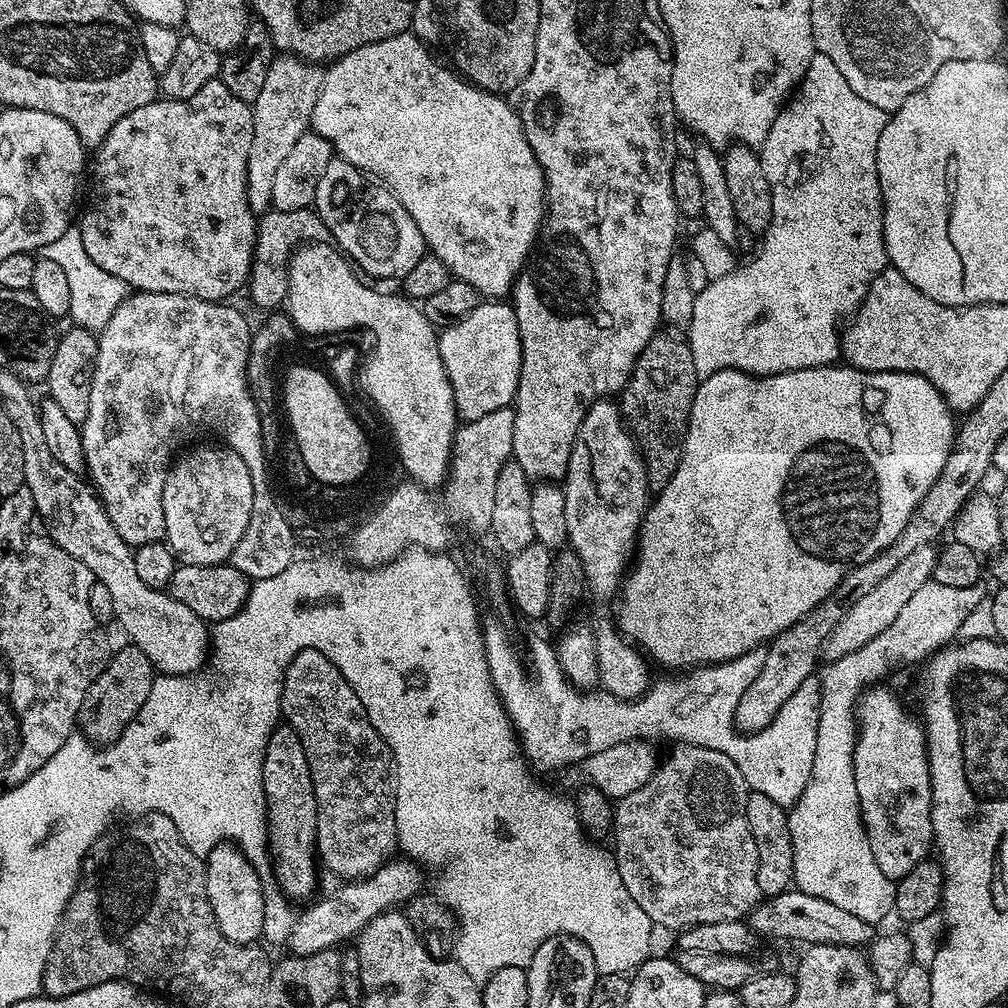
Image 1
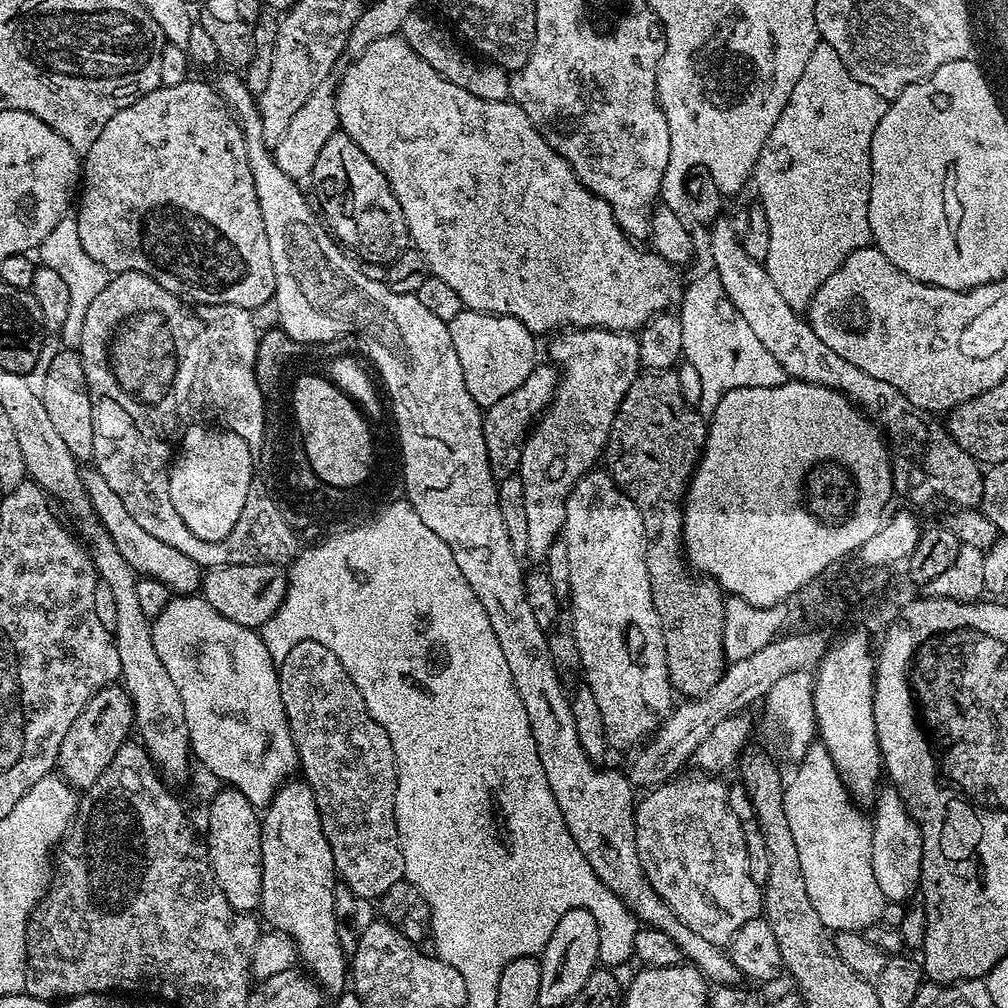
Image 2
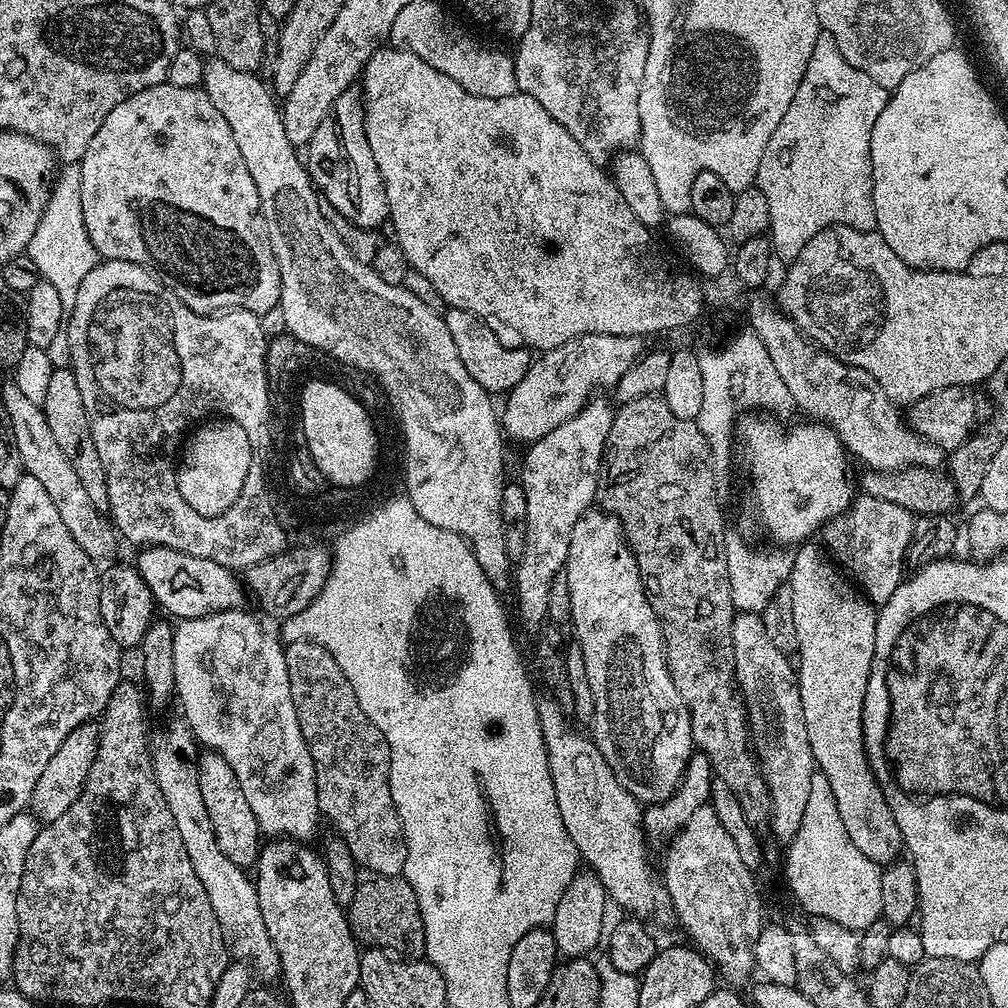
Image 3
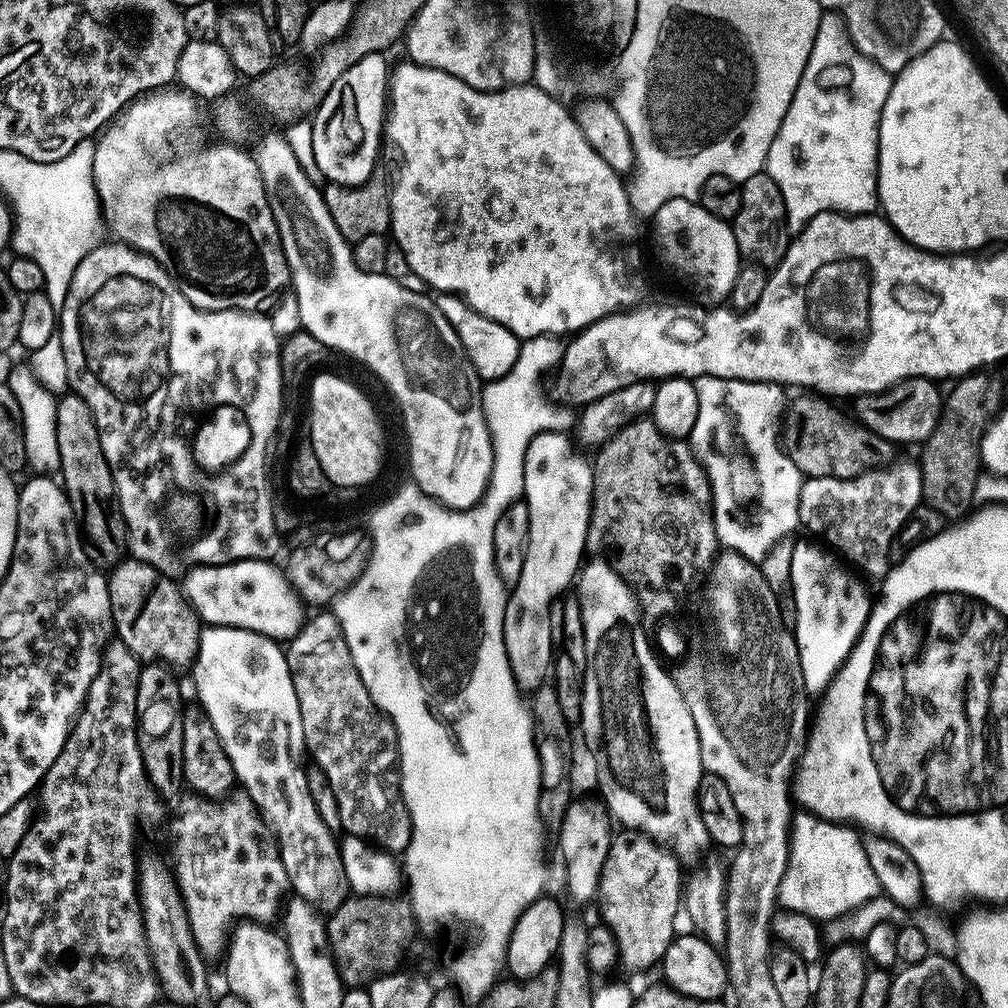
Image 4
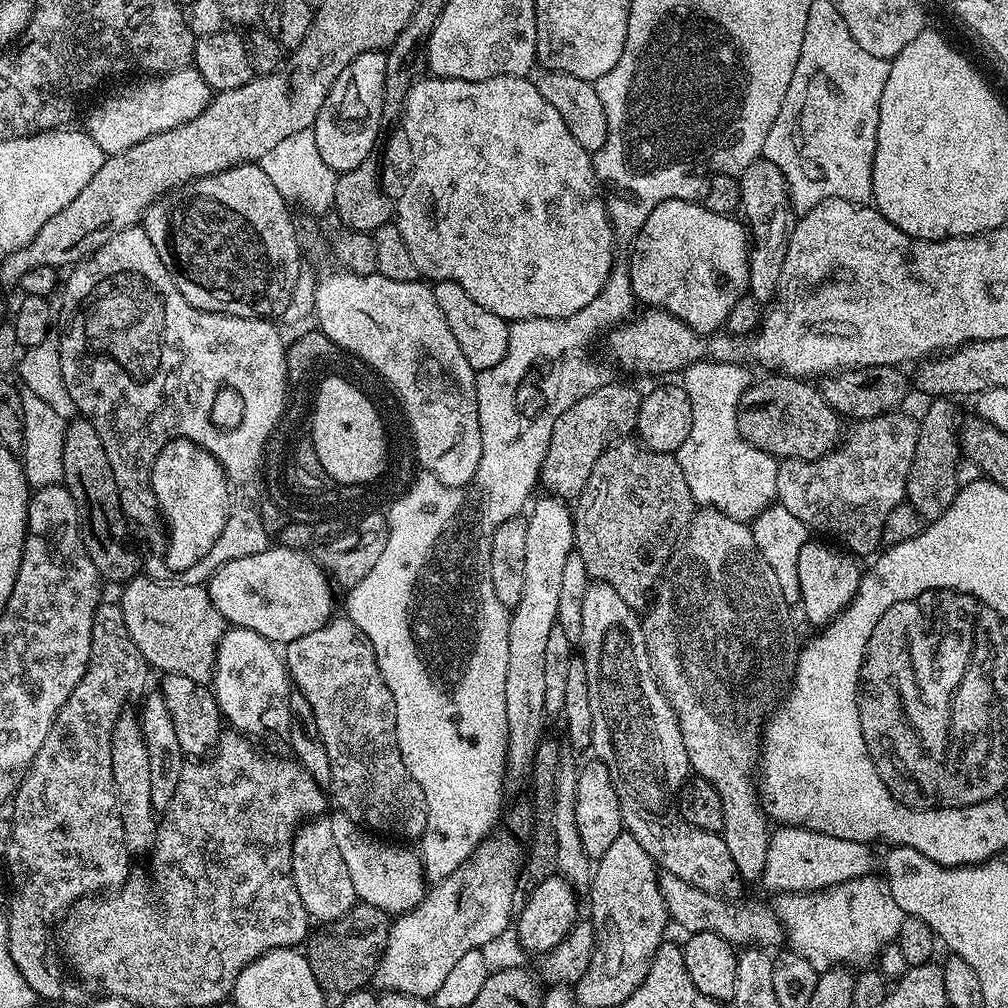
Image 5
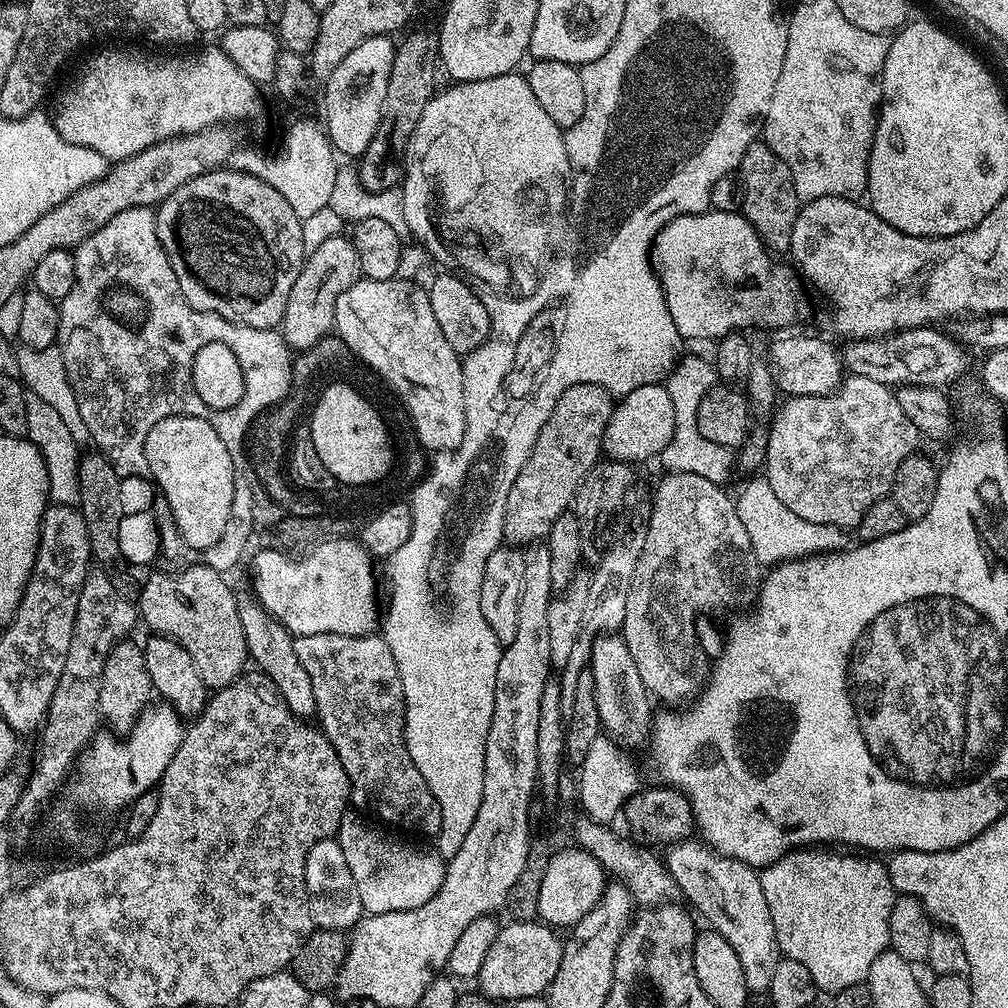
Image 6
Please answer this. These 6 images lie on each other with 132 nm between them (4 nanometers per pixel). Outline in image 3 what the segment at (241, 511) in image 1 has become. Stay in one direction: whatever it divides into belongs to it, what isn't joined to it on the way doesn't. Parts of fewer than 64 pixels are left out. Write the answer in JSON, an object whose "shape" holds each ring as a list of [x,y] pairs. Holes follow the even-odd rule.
{"shape":[[[213,424],[187,438],[176,469],[178,490],[200,515],[218,516],[239,497],[252,462],[250,444],[236,444],[235,424]]]}

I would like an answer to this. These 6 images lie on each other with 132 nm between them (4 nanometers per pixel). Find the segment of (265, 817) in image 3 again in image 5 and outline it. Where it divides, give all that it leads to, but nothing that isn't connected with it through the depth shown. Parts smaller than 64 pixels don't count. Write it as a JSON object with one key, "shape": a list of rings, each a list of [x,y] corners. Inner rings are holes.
{"shape":[[[229,627],[216,651],[216,671],[210,685],[216,694],[220,715],[241,734],[283,729],[290,720],[288,697],[290,677],[287,667],[271,640],[249,628]],[[313,818],[296,829],[292,843],[292,877],[298,898],[302,898],[302,906],[306,906],[313,921],[327,922],[342,918],[342,914],[357,903],[354,882],[350,882],[350,870],[346,870],[346,862],[342,862],[342,854],[334,842],[327,819]]]}

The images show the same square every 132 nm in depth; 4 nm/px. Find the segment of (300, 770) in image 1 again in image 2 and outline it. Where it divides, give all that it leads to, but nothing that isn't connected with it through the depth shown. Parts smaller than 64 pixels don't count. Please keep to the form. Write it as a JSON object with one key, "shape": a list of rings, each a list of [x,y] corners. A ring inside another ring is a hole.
{"shape":[[[292,778],[276,789],[263,813],[260,837],[262,898],[258,912],[263,923],[275,931],[284,932],[296,943],[299,963],[304,963],[303,971],[325,993],[345,991],[350,976],[350,960],[338,942],[332,893],[338,883],[334,854],[330,854],[330,842],[326,842],[316,799],[308,783]]]}

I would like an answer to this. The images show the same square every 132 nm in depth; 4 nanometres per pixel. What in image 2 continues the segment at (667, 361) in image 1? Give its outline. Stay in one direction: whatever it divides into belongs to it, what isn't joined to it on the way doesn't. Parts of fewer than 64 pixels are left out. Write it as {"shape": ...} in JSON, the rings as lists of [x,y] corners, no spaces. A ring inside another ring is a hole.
{"shape":[[[667,368],[650,372],[641,371],[630,386],[618,414],[614,414],[614,426],[610,426],[608,446],[602,457],[606,471],[612,480],[638,506],[642,514],[642,526],[646,526],[646,570],[650,574],[650,590],[654,598],[654,610],[658,610],[658,622],[662,626],[662,642],[666,646],[666,666],[673,689],[681,697],[704,696],[722,678],[726,667],[724,655],[724,605],[726,593],[711,576],[697,574],[686,563],[682,533],[684,530],[684,497],[692,473],[704,451],[704,439],[708,436],[705,417],[695,407],[685,403],[679,374]]]}

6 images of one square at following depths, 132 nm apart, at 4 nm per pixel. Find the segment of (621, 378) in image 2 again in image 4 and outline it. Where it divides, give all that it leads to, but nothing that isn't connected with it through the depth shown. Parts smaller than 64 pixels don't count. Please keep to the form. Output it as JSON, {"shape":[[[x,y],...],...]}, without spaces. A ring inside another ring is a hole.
{"shape":[[[567,431],[543,432],[534,437],[526,450],[523,499],[530,514],[530,534],[522,574],[518,582],[511,585],[504,611],[506,656],[510,658],[516,686],[524,694],[535,692],[549,679],[554,666],[550,606],[565,595],[567,588],[569,591],[585,559],[584,544],[592,517],[594,464],[589,457],[587,460],[572,452],[573,437],[568,435]]]}

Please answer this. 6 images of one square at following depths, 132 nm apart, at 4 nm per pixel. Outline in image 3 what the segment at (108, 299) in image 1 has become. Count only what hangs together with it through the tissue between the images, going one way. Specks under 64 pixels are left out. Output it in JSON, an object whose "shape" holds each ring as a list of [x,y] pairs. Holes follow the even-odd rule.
{"shape":[[[64,166],[59,169],[51,185],[46,208],[38,222],[38,230],[34,230],[34,238],[30,238],[28,243],[26,255],[32,259],[34,266],[38,266],[40,279],[61,290],[76,289],[82,278],[86,278],[86,274],[94,270],[98,257],[82,222],[79,167]]]}

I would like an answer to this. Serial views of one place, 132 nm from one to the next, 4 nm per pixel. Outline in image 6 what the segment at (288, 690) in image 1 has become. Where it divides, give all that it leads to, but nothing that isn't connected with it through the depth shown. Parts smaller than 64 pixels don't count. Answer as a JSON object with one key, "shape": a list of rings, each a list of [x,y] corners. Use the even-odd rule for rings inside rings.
{"shape":[[[310,634],[309,636],[297,636],[294,639],[294,650],[298,658],[302,661],[302,667],[306,669],[306,674],[310,674],[310,686],[314,686],[314,702],[316,703],[316,716],[318,717],[319,727],[324,736],[334,746],[338,758],[342,762],[342,770],[346,770],[346,778],[352,787],[350,804],[353,809],[361,813],[373,812],[380,821],[393,829],[405,828],[408,832],[421,832],[424,836],[439,837],[440,827],[442,826],[442,810],[434,798],[434,794],[426,786],[426,778],[418,774],[418,766],[410,758],[406,750],[404,741],[404,691],[402,690],[402,678],[398,674],[398,666],[394,662],[394,654],[390,654],[390,646],[386,646],[383,635],[369,634],[366,636],[347,636],[346,634]]]}

